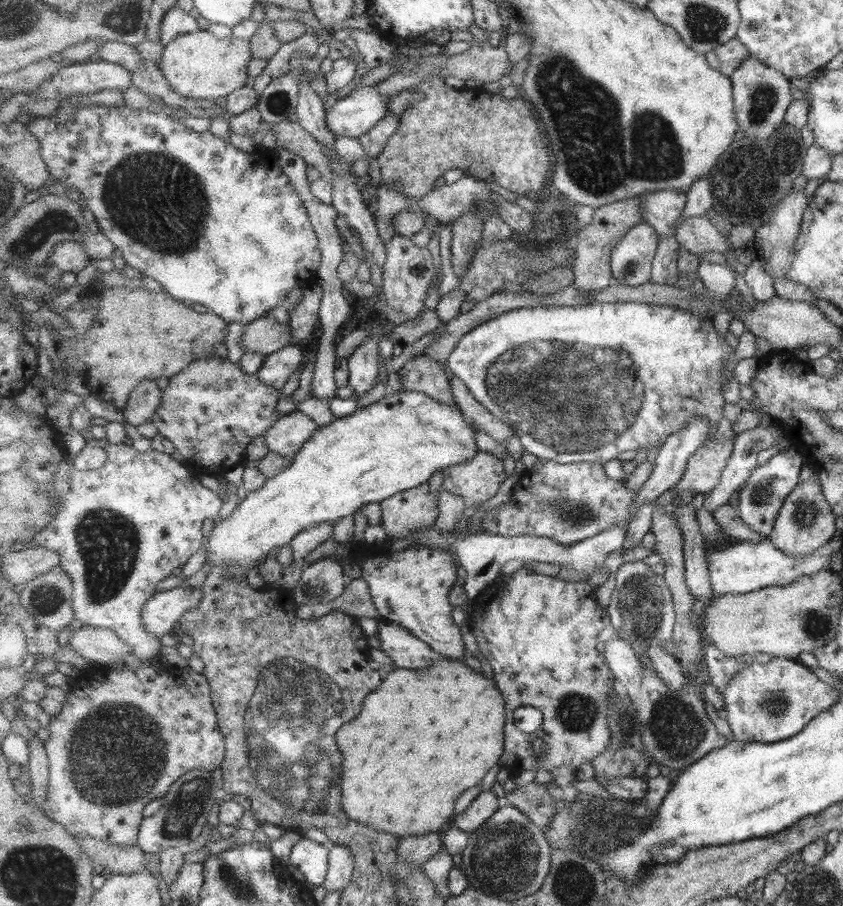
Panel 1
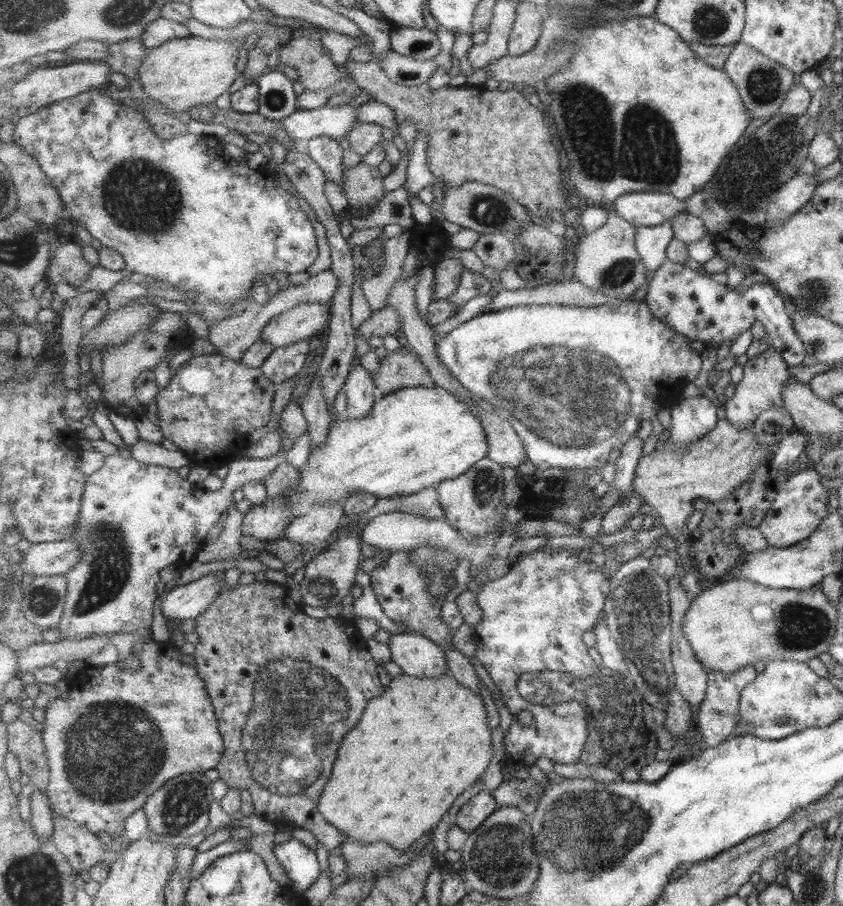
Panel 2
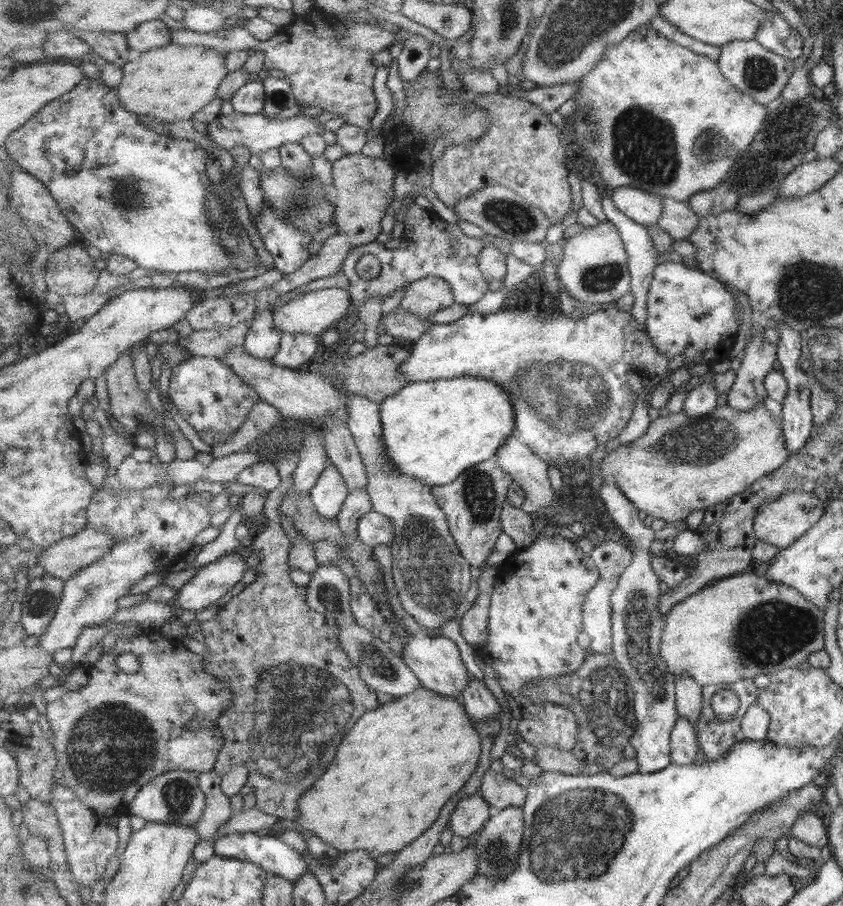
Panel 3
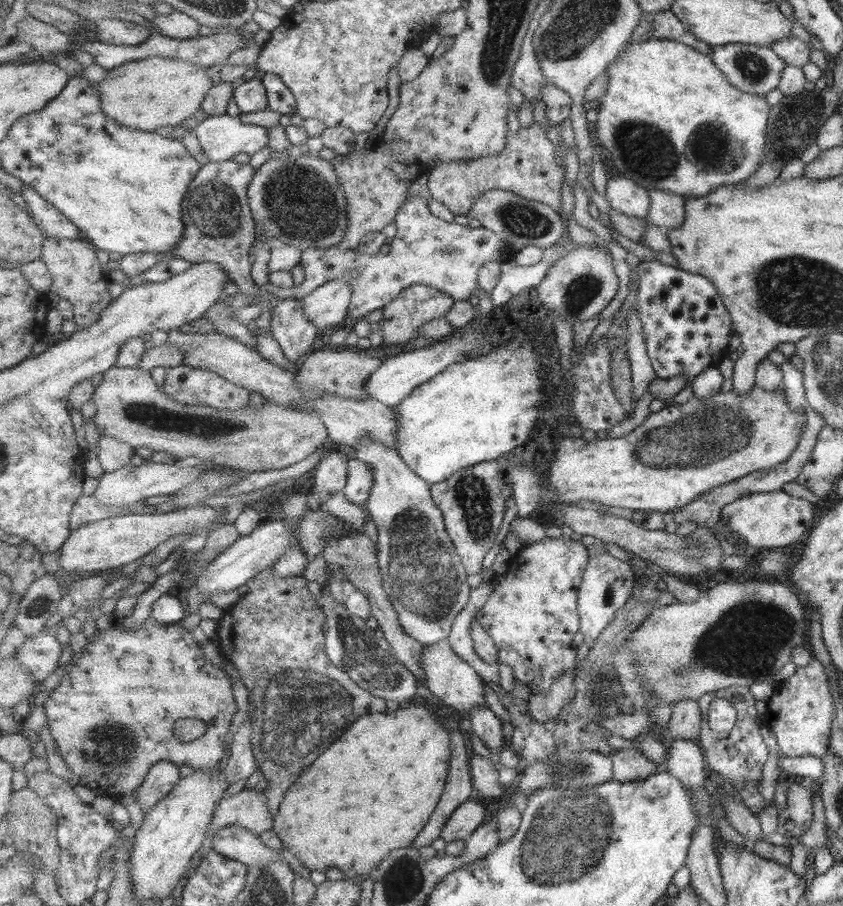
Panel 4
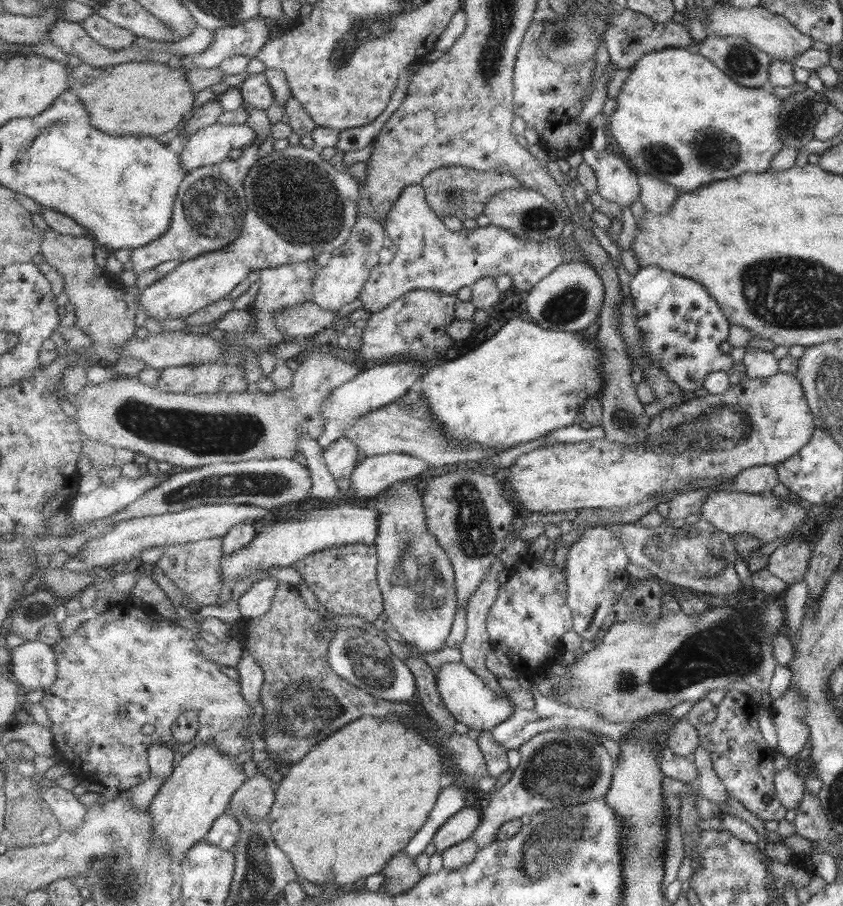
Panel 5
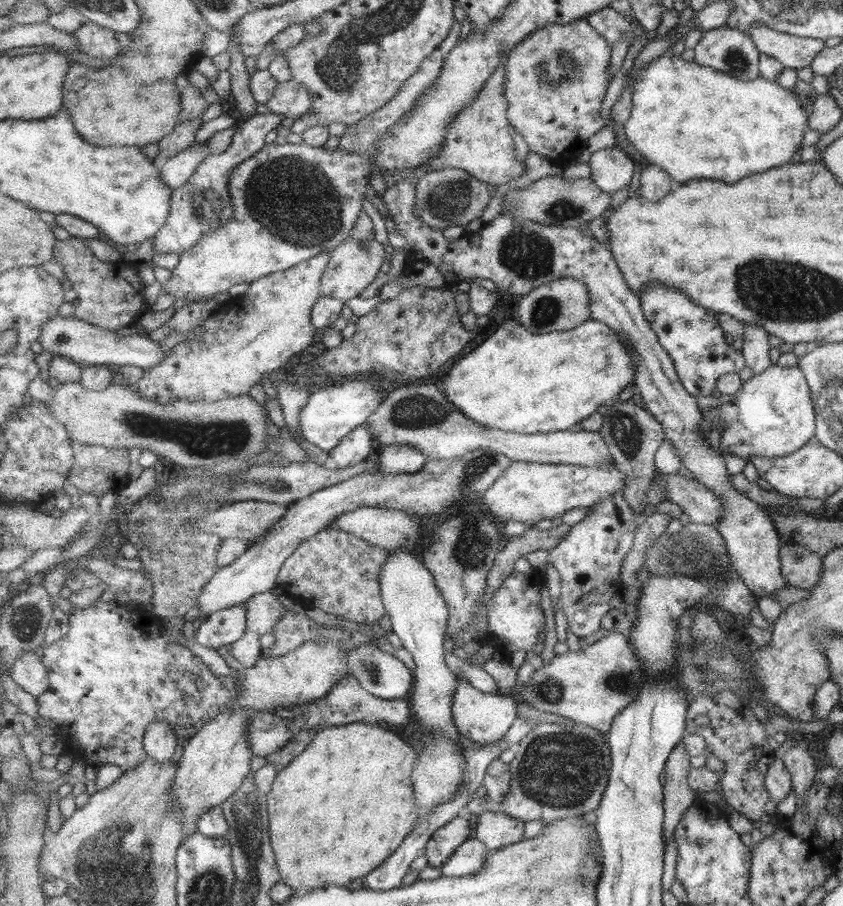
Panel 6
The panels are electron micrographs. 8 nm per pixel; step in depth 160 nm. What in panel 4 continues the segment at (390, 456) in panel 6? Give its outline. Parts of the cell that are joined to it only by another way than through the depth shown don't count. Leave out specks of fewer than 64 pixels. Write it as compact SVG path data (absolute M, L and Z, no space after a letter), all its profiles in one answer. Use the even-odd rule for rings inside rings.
M352 456L349 457L348 463L348 481L343 493L353 504L359 506L367 504L374 487L373 469L368 462L363 462Z

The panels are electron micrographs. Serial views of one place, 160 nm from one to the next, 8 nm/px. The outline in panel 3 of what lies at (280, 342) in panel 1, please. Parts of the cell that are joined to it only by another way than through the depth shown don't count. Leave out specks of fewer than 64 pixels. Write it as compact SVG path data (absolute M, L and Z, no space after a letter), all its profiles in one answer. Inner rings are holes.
M334 286L323 288L314 292L308 292L301 295L301 298L294 298L291 302L277 307L274 311L274 324L277 332L282 334L313 334L315 337L321 336L329 329L333 329L338 321L345 318L349 306L350 293L343 288L336 288Z

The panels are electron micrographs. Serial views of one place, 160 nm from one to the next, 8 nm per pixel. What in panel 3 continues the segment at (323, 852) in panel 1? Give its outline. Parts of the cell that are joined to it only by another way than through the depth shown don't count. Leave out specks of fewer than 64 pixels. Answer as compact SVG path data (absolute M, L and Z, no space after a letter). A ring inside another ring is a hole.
M254 832L228 834L218 838L214 842L214 852L227 858L241 859L247 862L255 862L259 867L265 868L269 874L285 878L293 884L299 882L309 872L308 861L305 862L301 853L289 848L285 842L281 842L278 836L271 834L258 836Z

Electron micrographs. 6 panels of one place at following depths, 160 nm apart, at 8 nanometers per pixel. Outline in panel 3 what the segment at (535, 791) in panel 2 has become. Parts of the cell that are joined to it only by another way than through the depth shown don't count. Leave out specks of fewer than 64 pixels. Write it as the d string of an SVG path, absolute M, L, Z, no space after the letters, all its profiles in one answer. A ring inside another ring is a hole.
M488 769L483 775L479 794L483 796L483 799L488 800L495 811L498 811L509 806L523 808L527 802L529 790L519 786L512 774L507 772L497 774Z

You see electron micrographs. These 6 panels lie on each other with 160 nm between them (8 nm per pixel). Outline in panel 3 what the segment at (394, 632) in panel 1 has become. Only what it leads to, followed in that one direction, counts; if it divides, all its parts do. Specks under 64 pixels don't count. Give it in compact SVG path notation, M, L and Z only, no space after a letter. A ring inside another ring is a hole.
M414 635L413 638L403 643L401 658L407 666L413 669L422 686L427 690L435 690L439 694L462 699L462 691L470 683L470 672L466 664L463 664L461 652L459 652L457 643L454 640L444 636Z

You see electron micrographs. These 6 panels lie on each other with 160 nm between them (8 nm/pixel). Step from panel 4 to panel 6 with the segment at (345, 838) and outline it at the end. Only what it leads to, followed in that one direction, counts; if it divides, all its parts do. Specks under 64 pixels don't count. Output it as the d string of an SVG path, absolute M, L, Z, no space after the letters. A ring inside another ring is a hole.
M355 722L348 725L327 727L327 729L317 732L311 743L306 746L306 749L295 757L284 769L278 772L277 780L275 780L271 792L267 795L267 799L272 847L276 854L276 863L277 867L279 867L279 873L283 877L283 883L286 883L294 890L300 887L308 890L333 885L347 887L356 878L367 877L375 869L379 868L379 866L384 865L384 862L391 858L392 854L400 848L403 841L413 832L415 826L418 824L418 820L421 818L421 807L415 804L415 788L411 786L411 778L409 778L413 774L413 770L415 770L417 753L415 753L415 750L409 744L405 744L405 742L406 740L400 734L397 734L397 732L391 732L387 728L381 728L377 724L367 722Z

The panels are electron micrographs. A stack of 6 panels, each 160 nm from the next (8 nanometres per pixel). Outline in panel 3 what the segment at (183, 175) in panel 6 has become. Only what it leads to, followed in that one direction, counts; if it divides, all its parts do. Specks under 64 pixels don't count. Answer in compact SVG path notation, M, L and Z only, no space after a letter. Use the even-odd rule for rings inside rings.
M235 111L228 115L219 115L207 124L206 130L208 130L207 135L226 151L233 150L234 146L246 146L252 154L260 155L269 148L279 148L292 142L301 143L310 134L323 134L327 131L324 123L319 123L313 118L297 114L289 119L278 120L267 117L264 113L243 114Z

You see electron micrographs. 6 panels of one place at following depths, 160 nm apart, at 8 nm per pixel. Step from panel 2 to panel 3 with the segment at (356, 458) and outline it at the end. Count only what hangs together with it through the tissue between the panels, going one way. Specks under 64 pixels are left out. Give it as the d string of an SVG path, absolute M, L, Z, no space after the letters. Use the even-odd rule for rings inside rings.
M467 375L411 383L380 404L383 438L392 463L402 473L418 478L431 488L451 484L468 468L496 458L498 450L516 430L515 411L509 392L485 377Z

